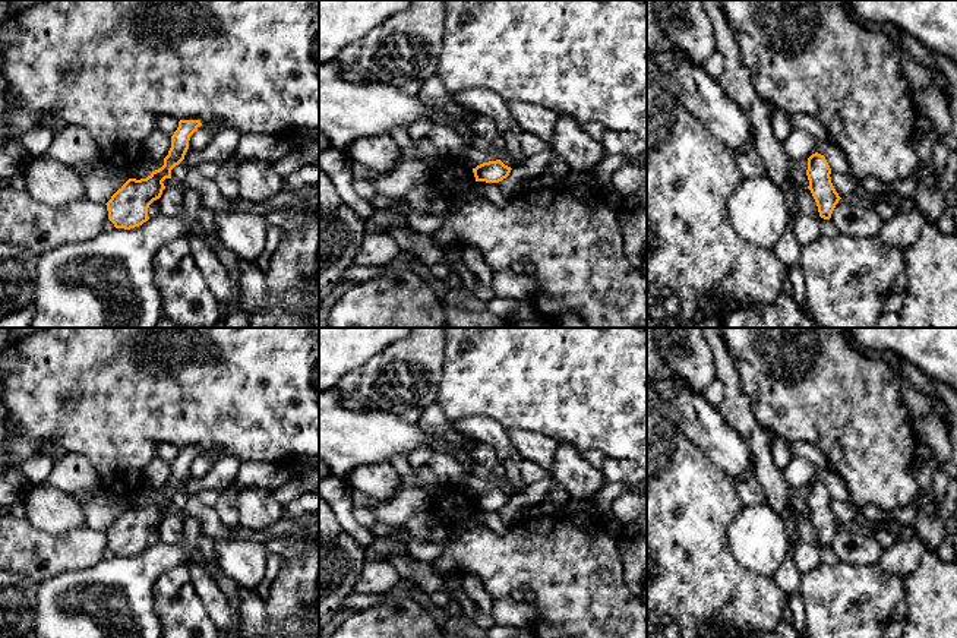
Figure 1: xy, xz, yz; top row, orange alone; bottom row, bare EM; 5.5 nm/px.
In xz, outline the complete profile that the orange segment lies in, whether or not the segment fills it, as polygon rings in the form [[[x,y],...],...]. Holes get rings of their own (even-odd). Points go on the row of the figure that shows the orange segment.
[[[500,160],[489,161],[473,168],[476,181],[499,183],[511,173],[511,167],[505,165]]]

